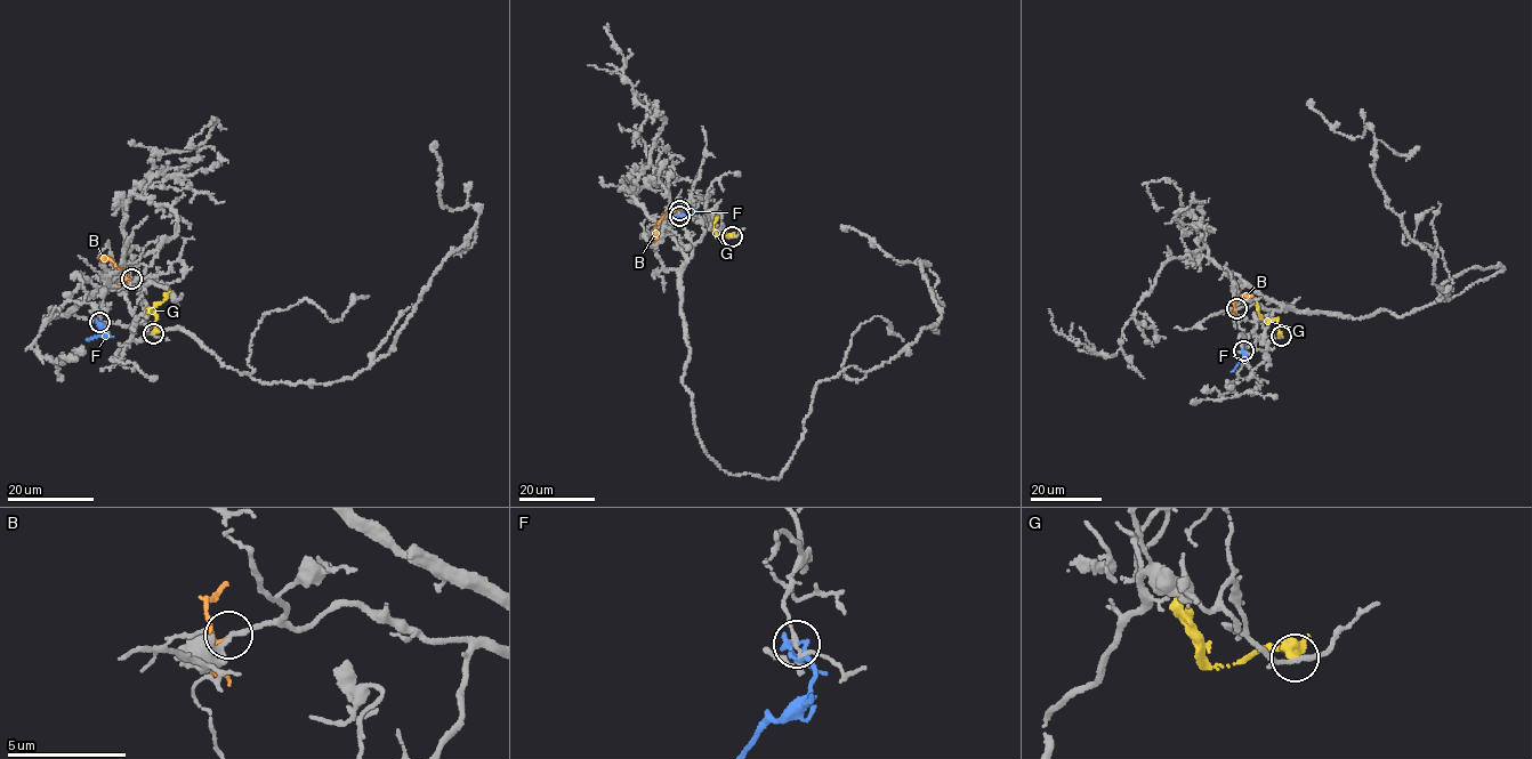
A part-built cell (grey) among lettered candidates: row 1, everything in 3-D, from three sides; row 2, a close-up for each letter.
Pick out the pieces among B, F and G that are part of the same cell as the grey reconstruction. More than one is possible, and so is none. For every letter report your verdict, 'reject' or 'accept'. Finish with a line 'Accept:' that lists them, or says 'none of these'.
B: accept
F: reject
G: reject
Accept: B

